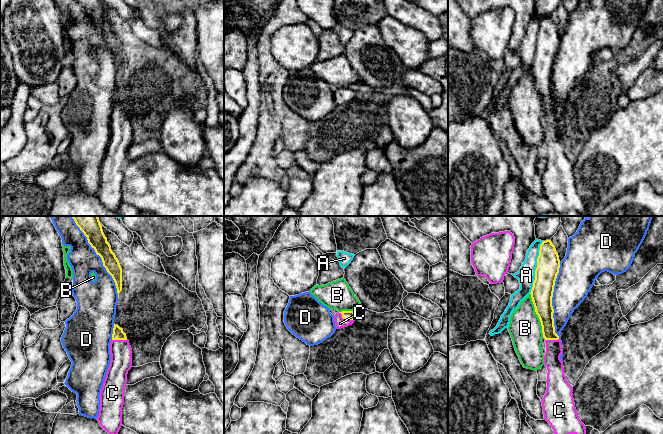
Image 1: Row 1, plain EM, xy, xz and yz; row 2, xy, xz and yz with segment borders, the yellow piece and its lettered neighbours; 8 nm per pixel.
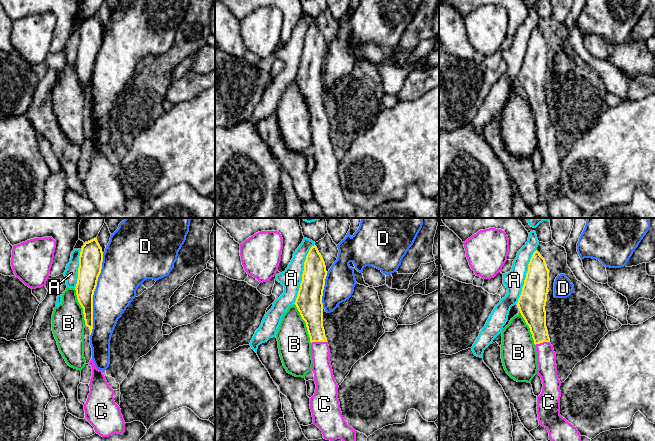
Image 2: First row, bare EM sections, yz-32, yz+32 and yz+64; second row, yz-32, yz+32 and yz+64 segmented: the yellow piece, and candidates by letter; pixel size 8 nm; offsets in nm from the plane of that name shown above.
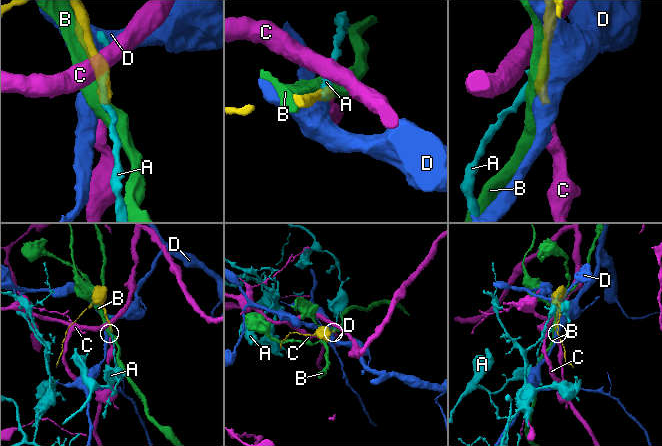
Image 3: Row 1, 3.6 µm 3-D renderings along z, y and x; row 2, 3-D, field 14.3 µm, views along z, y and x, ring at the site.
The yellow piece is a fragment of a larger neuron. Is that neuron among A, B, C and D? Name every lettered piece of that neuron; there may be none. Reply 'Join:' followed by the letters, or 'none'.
Join: C

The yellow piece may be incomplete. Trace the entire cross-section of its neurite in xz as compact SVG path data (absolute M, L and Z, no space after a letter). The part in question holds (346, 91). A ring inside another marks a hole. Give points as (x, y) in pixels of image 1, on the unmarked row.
M353 87L338 88L334 92L334 98L337 105L341 105L352 101L356 95L356 91Z

